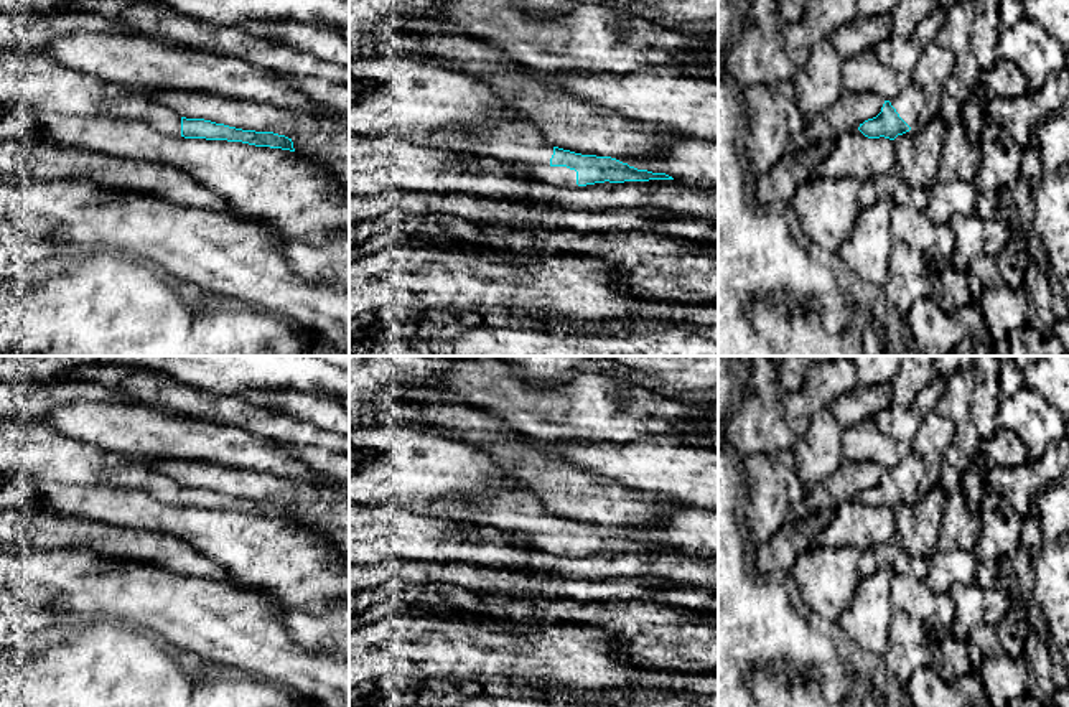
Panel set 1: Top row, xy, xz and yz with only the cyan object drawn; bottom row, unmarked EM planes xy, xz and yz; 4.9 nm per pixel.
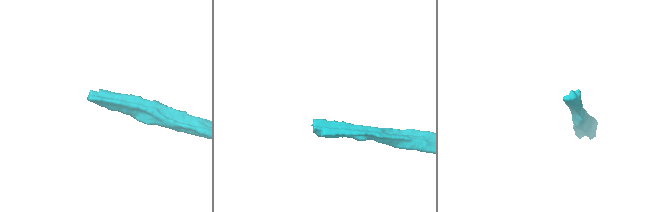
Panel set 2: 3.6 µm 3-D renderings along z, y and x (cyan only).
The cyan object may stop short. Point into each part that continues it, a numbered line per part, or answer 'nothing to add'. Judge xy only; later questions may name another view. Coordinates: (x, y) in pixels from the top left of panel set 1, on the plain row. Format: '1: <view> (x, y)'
1: xy (32, 445)

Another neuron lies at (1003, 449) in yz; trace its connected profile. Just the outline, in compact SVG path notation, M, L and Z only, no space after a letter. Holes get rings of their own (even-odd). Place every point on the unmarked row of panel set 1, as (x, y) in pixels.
M998 428L990 438L982 438L972 463L962 473L964 494L972 516L978 517L988 491L988 473L997 466L1020 466L1028 460L1026 445L1011 430Z

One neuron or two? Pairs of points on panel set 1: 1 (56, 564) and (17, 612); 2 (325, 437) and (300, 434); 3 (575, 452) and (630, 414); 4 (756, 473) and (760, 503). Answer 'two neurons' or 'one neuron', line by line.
1: two neurons
2: one neuron
3: two neurons
4: one neuron

